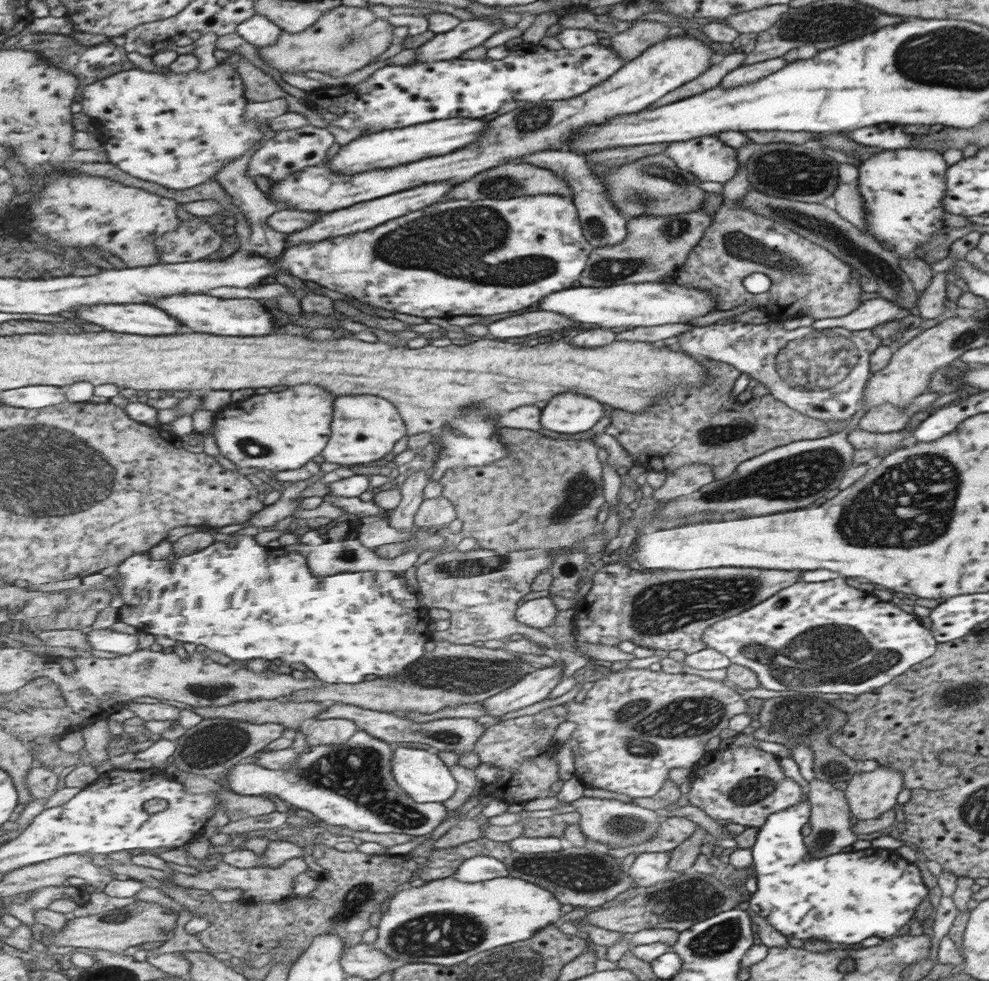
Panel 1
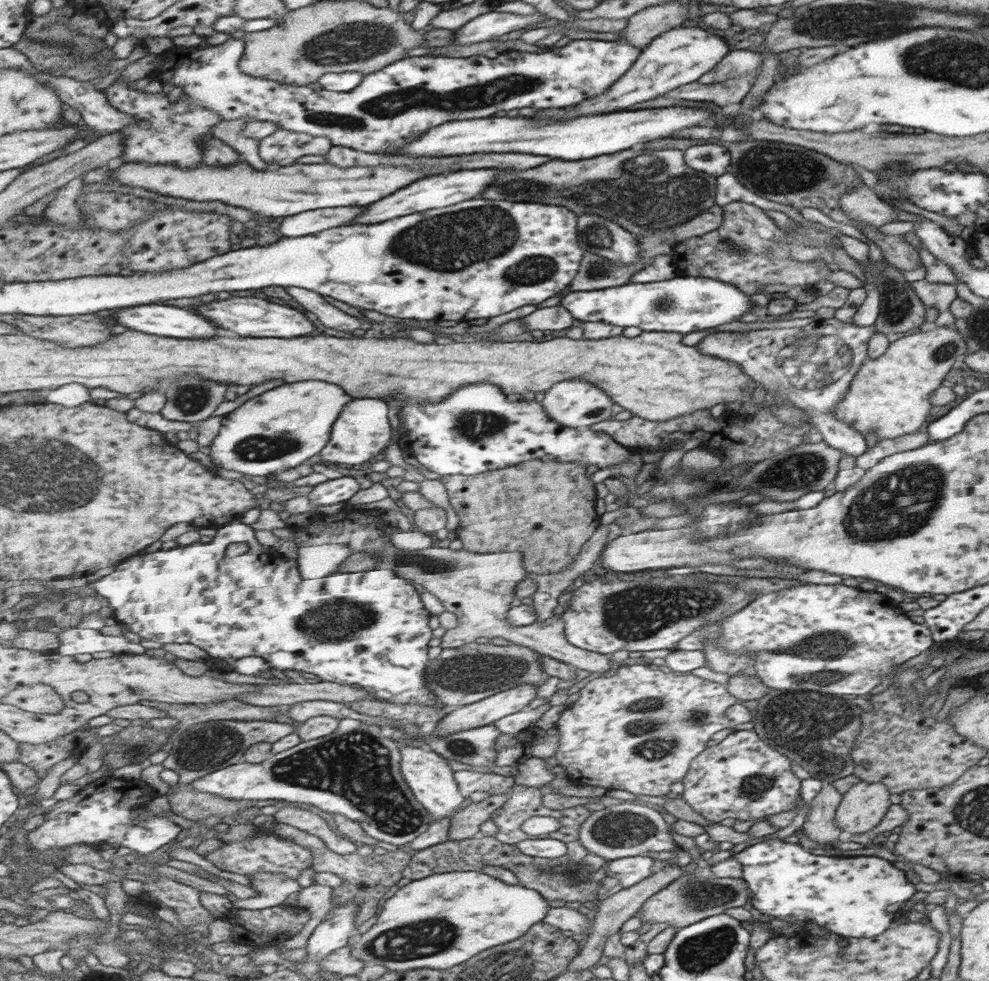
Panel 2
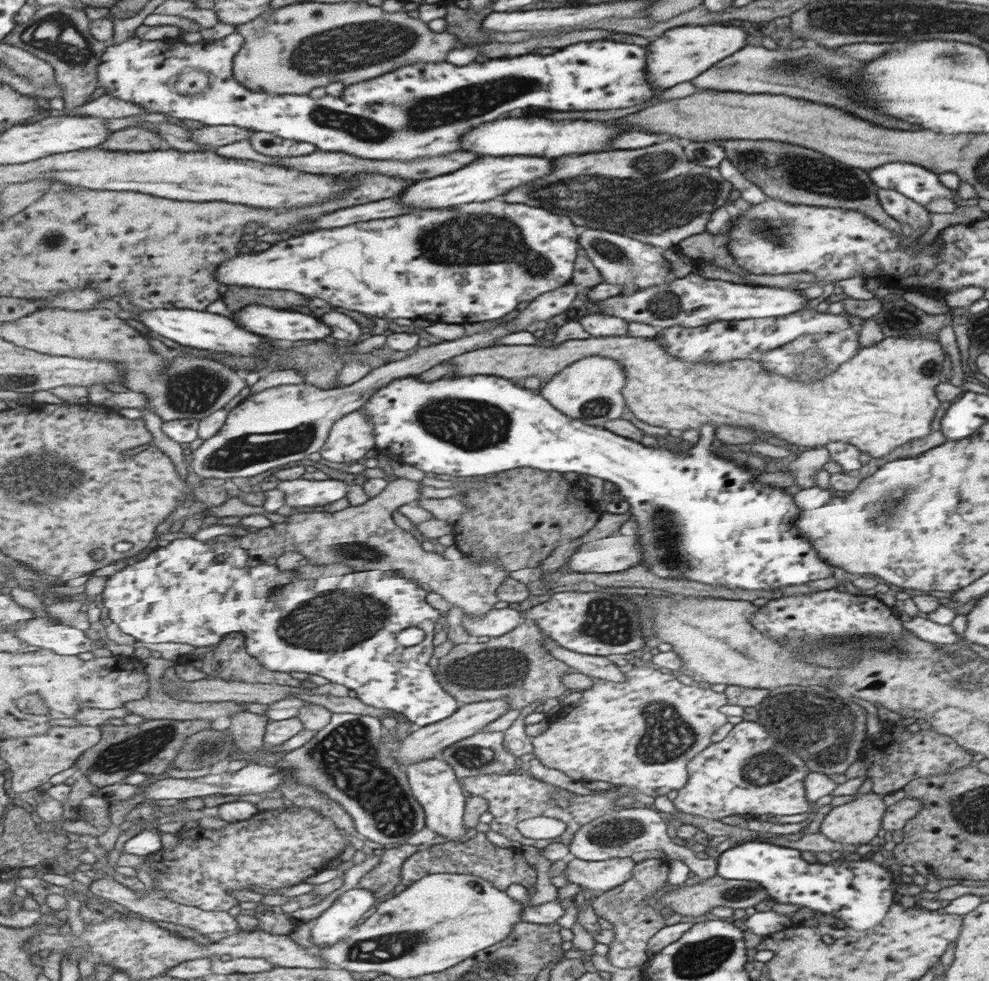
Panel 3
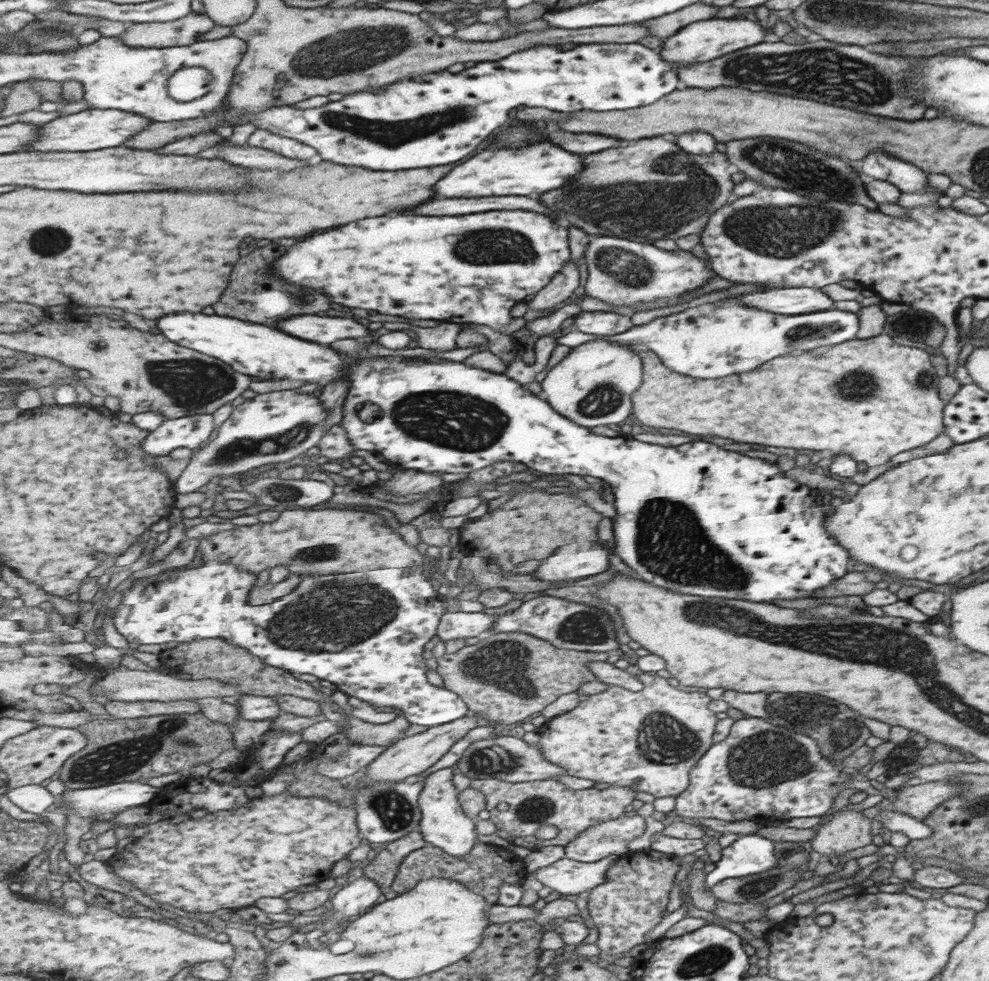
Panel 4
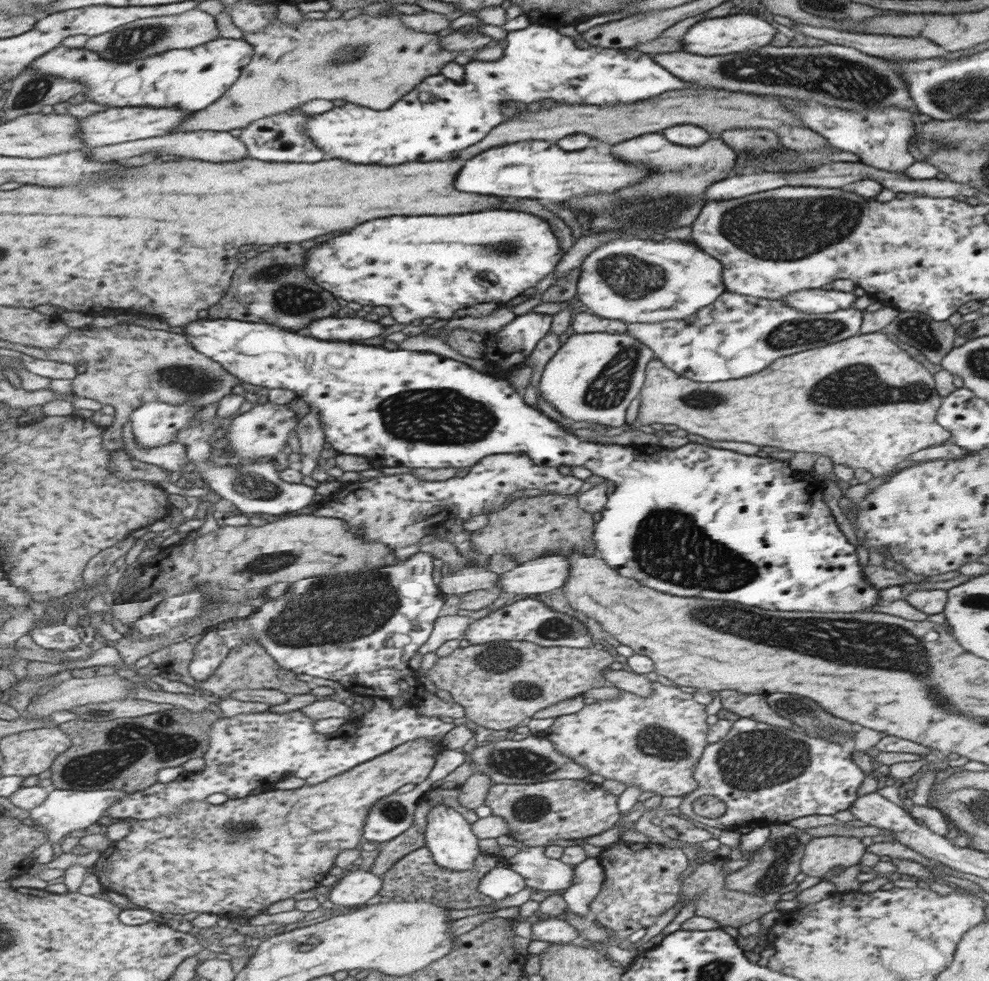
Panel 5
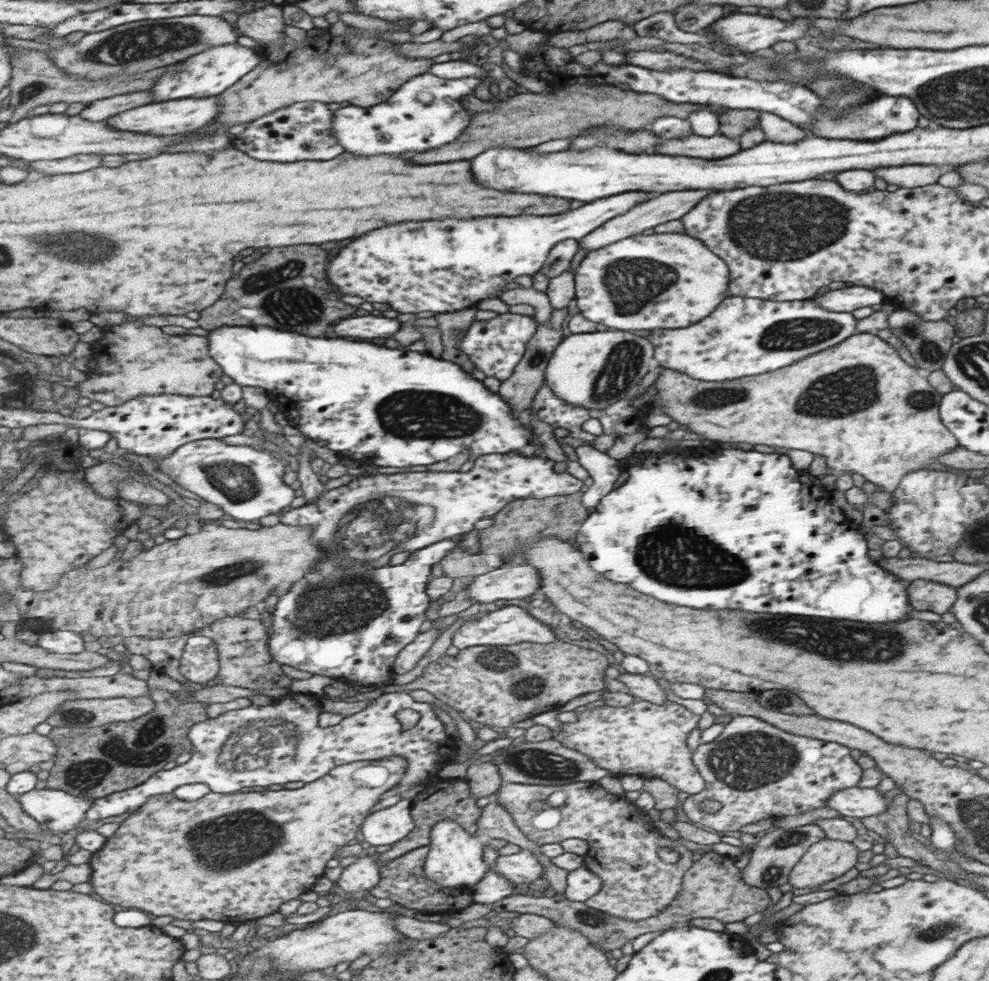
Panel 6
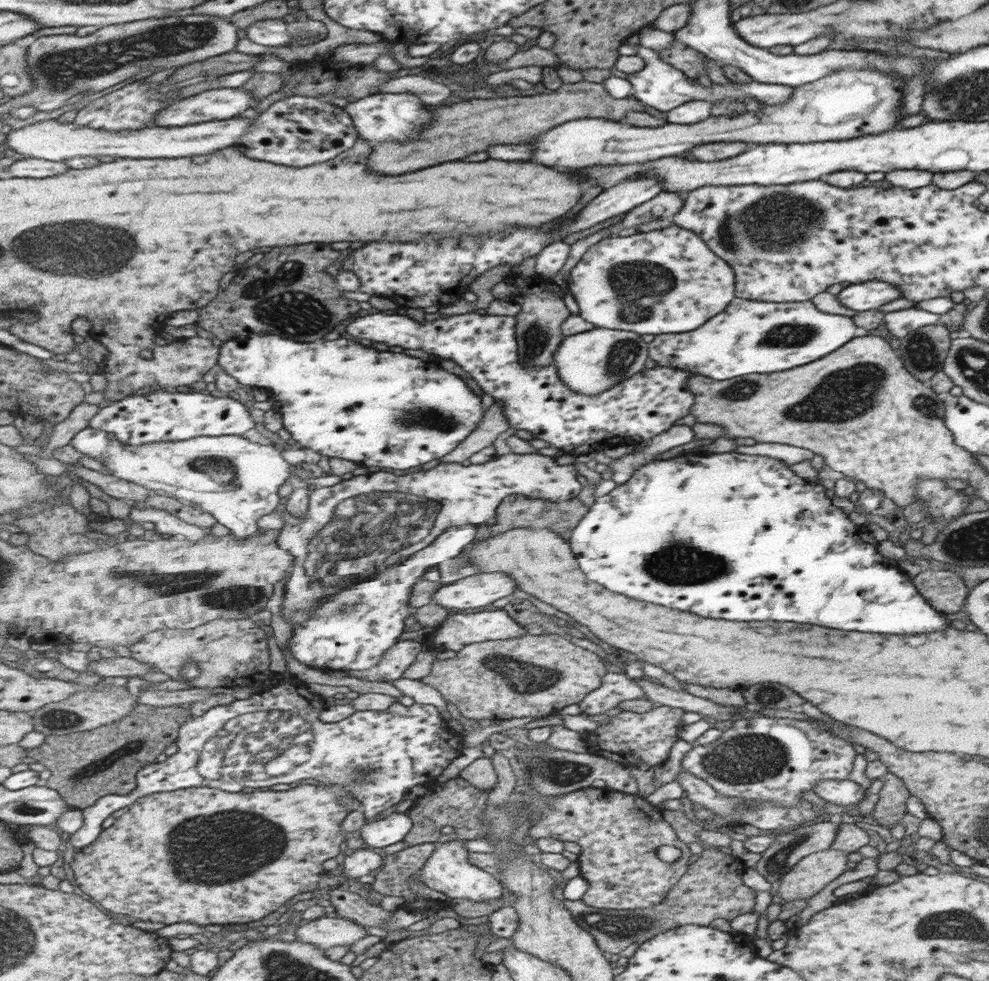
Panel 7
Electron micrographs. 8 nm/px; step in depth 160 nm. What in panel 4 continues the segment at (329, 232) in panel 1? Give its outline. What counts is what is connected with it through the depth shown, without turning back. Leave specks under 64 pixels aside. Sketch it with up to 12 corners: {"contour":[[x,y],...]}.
{"contour":[[551,144],[483,150],[437,182],[443,198],[529,196],[573,182]]}

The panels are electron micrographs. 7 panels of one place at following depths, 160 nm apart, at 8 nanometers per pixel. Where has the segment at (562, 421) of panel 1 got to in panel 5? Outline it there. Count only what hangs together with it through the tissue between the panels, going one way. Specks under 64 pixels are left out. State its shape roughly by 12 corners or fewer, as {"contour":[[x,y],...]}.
{"contour":[[574,333],[540,396],[575,422],[617,428],[644,386],[647,346]]}

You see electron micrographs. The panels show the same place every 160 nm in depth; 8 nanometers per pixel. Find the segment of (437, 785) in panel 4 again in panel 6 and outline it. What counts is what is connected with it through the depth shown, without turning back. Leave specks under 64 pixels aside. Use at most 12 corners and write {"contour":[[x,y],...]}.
{"contour":[[454,820],[430,831],[425,872],[473,891],[487,872],[483,839]]}

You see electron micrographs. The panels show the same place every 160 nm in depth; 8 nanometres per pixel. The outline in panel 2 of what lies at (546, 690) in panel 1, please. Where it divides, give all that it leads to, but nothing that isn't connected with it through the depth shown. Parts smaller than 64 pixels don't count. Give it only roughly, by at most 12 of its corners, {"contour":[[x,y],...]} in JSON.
{"contour":[[521,684],[454,708],[432,732],[447,736],[492,725],[526,708],[537,692]]}

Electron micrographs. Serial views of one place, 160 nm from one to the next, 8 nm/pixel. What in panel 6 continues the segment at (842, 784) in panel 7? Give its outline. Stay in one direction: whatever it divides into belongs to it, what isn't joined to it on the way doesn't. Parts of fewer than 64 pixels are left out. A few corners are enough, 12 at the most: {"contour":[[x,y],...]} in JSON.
{"contour":[[874,788],[834,792],[827,806],[851,821],[883,812]]}

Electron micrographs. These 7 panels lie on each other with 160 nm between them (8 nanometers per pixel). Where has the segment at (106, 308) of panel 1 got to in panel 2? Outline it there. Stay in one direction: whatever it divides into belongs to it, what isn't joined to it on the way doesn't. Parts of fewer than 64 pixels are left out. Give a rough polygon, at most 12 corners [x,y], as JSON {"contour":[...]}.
{"contour":[[163,303],[120,309],[114,323],[147,334],[215,338],[217,326]]}

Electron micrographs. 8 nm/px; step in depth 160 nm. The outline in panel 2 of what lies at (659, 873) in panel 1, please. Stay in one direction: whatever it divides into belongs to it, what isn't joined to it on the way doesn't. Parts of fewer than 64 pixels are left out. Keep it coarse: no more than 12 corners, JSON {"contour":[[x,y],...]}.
{"contour":[[645,855],[609,861],[606,876],[627,888],[651,875]]}

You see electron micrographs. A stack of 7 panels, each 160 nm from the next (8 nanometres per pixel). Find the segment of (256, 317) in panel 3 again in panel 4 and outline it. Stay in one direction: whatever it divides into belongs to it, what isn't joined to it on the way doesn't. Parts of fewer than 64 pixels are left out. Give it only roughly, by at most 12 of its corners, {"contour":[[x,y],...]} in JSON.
{"contour":[[309,314],[277,328],[309,342],[331,344],[369,334],[351,318]]}

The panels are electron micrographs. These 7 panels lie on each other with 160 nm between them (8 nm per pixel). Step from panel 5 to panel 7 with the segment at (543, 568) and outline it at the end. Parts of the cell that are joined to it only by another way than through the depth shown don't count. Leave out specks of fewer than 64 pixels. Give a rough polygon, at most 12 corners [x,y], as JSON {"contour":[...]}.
{"contour":[[477,573],[443,585],[433,603],[481,608],[513,594],[505,573]]}

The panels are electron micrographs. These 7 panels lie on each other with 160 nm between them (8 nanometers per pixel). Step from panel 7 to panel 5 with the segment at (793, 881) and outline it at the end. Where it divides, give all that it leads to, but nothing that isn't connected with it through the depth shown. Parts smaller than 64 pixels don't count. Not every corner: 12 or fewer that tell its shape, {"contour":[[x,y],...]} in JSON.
{"contour":[[813,838],[800,872],[831,879],[835,868],[859,862],[859,838]]}

